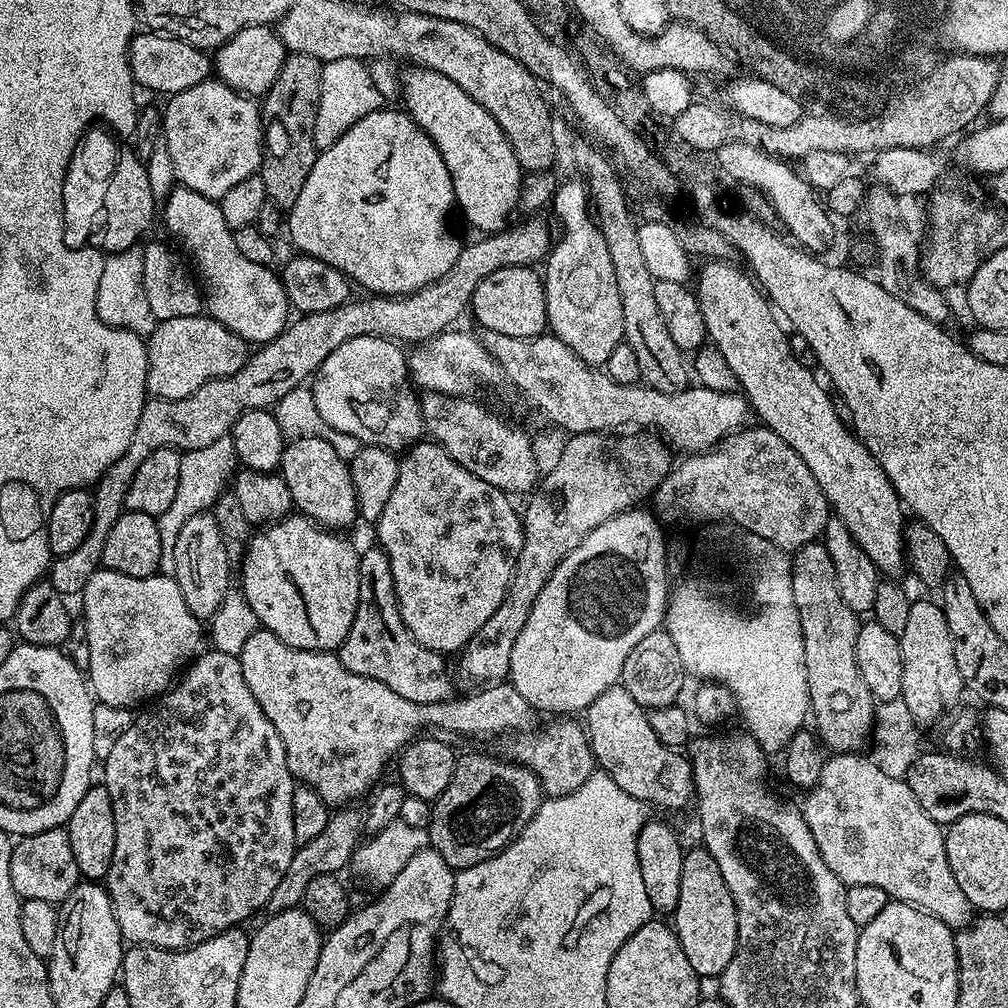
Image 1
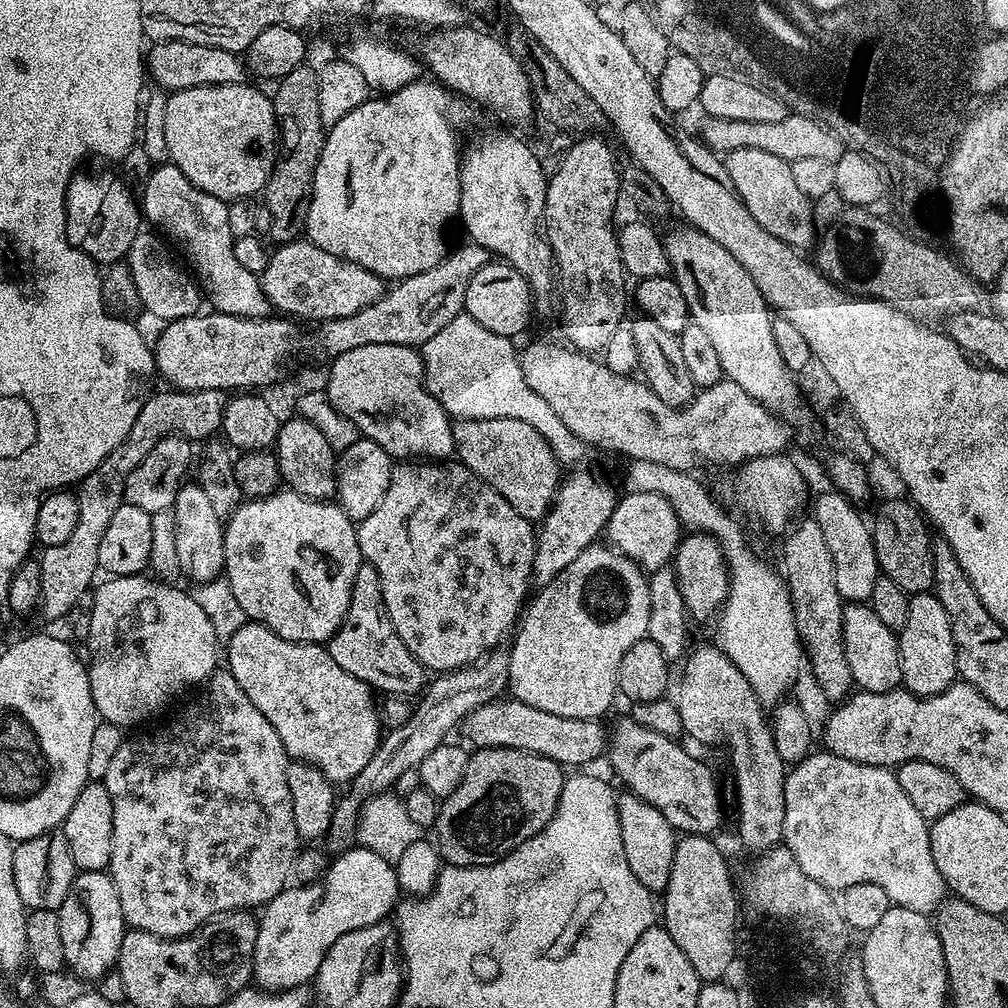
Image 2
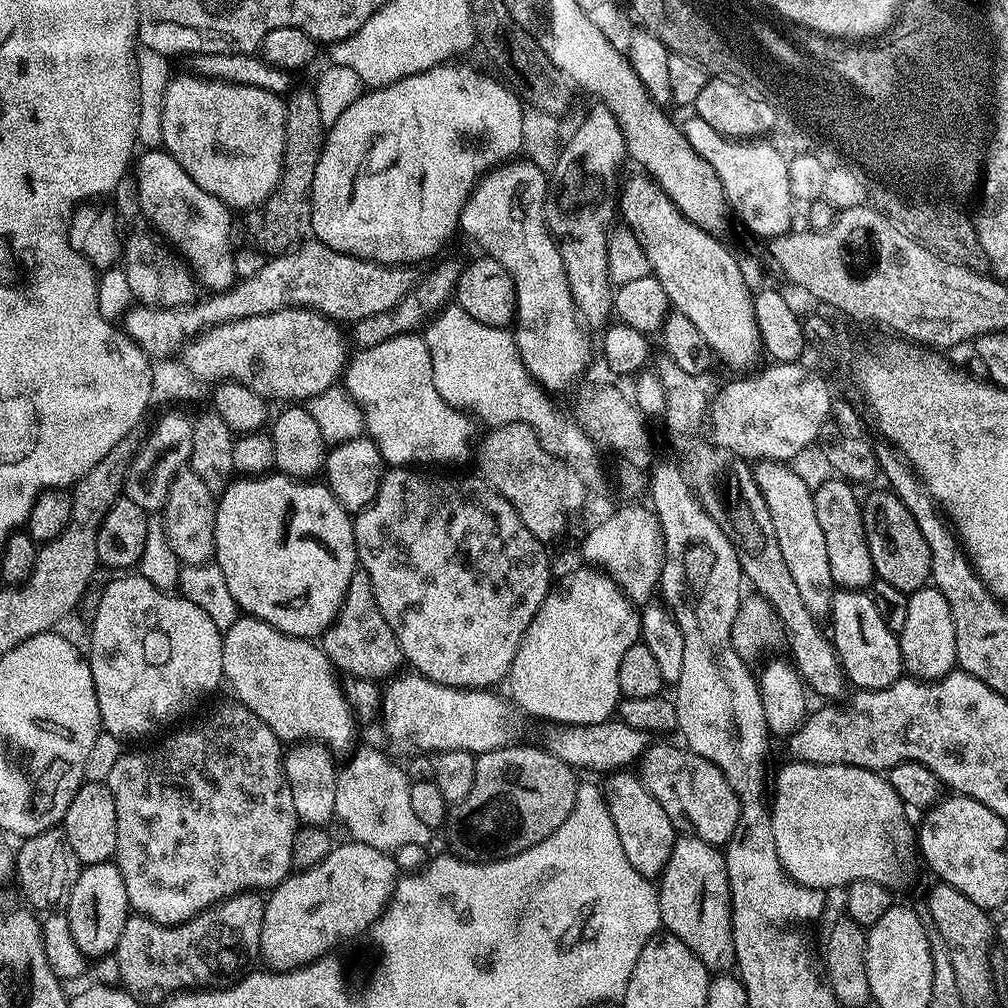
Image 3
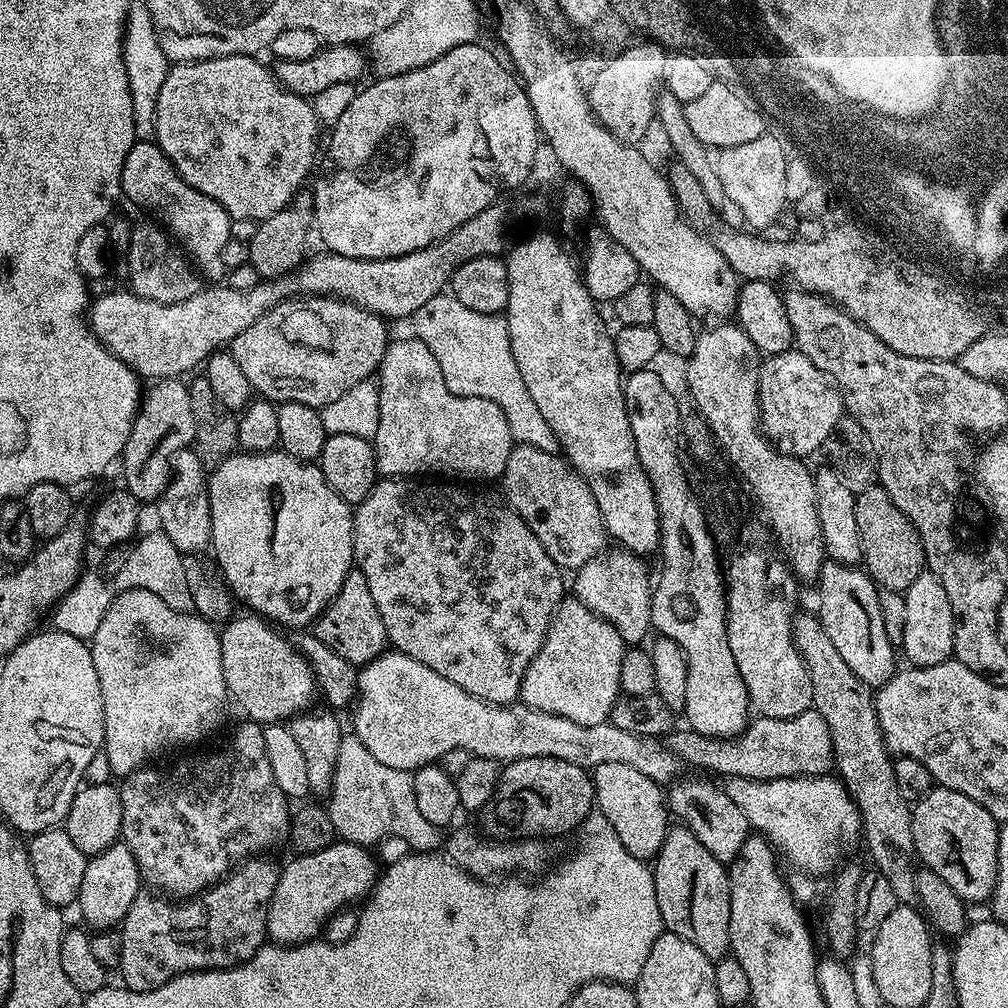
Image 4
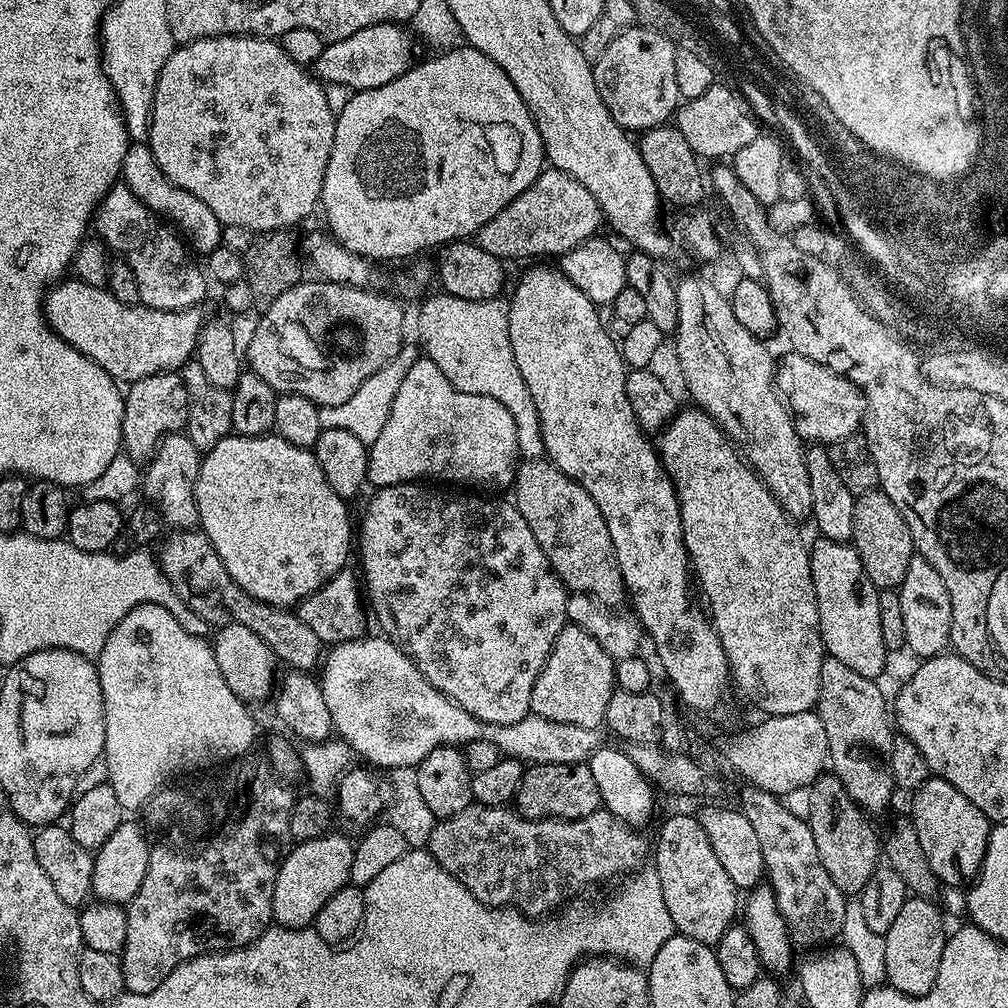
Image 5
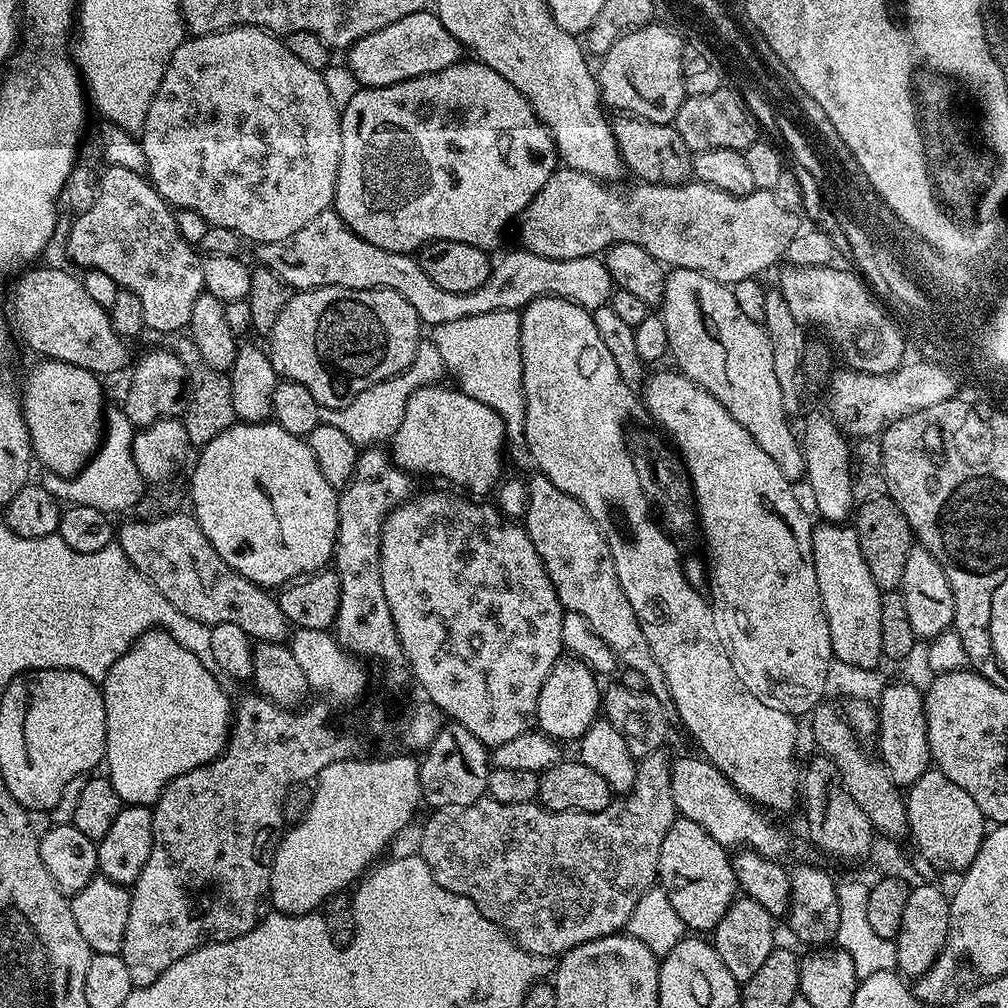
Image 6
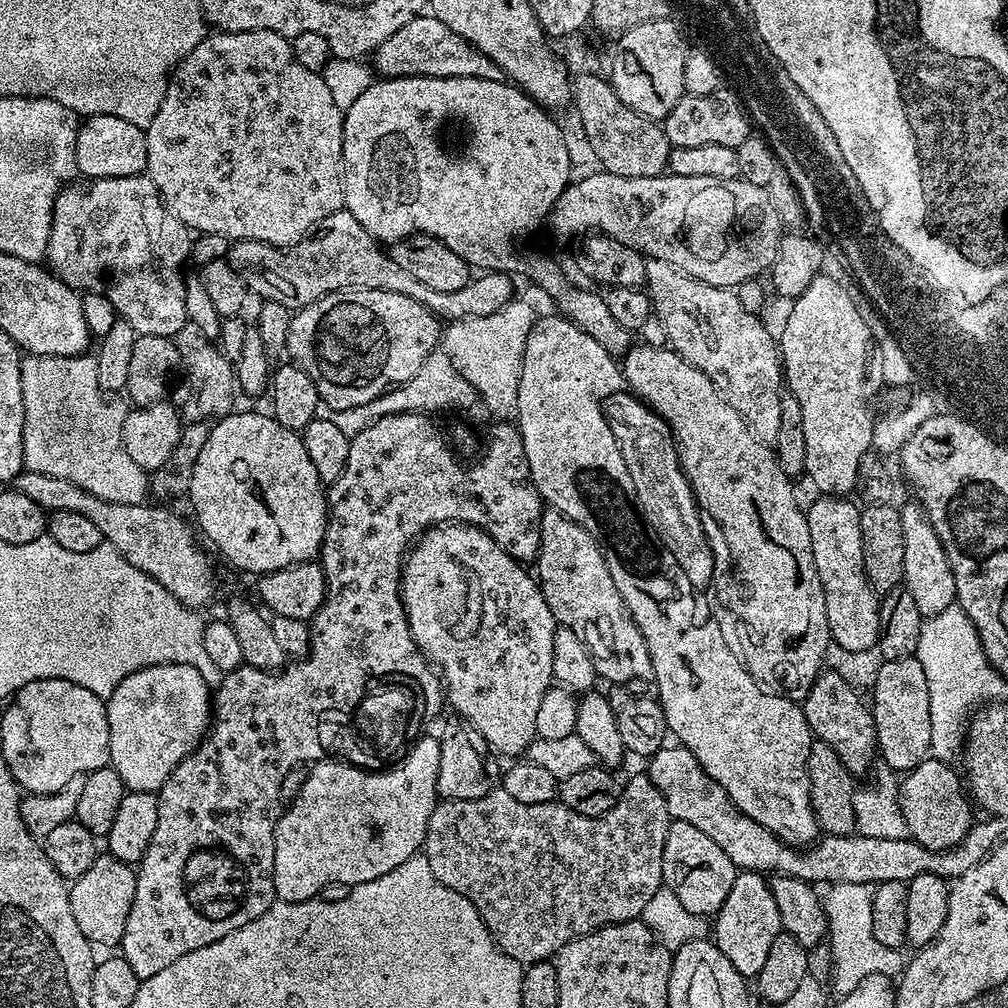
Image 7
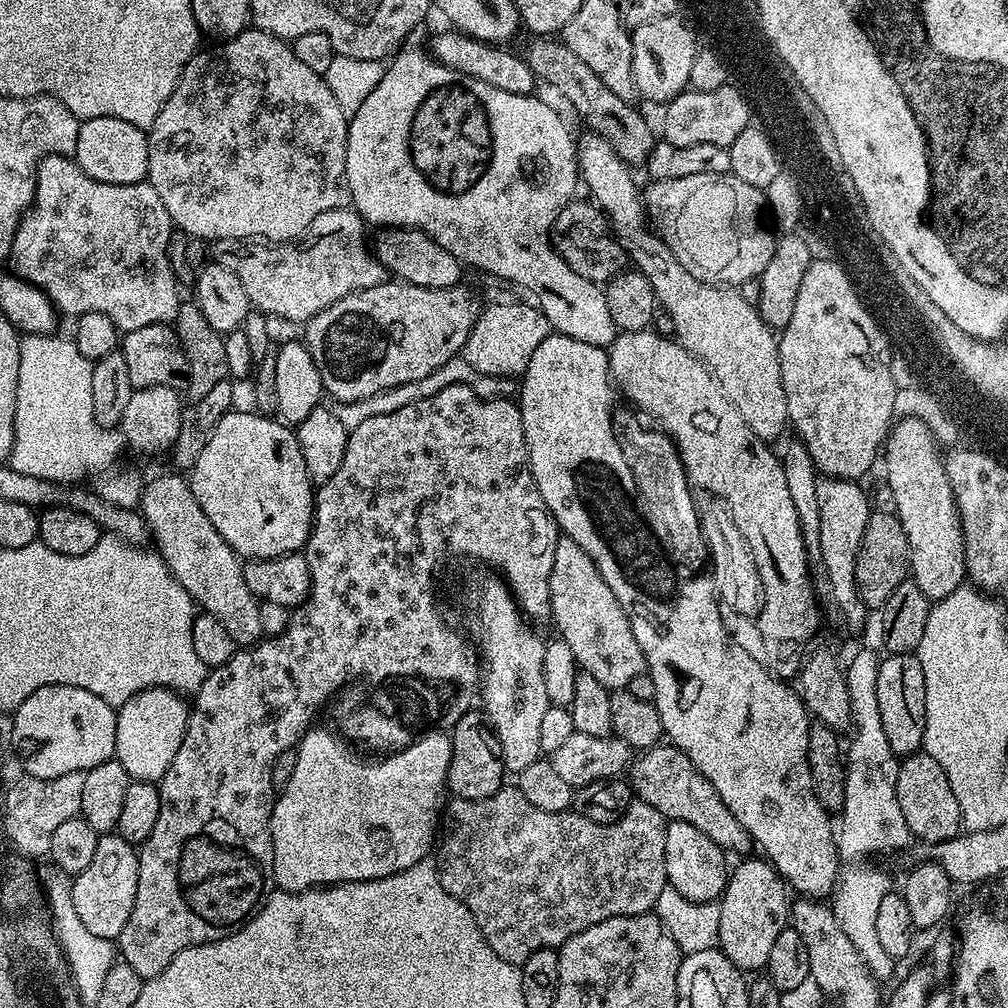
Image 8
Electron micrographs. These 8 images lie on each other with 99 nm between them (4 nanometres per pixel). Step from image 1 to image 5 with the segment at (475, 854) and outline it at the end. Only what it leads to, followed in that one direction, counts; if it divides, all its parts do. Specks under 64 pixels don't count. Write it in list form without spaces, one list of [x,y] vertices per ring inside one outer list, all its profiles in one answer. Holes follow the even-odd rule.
[[[587,763],[583,764],[533,764],[525,767],[524,777],[516,791],[515,811],[532,820],[577,820],[592,816],[601,811],[600,791],[594,783],[594,774],[590,774]]]

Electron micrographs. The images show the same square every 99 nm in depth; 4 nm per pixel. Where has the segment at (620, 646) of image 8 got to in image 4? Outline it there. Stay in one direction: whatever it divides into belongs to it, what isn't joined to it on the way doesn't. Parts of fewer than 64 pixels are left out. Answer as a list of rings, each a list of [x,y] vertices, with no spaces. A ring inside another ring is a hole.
[[[516,444],[506,462],[506,470],[502,477],[503,484],[505,492],[503,495],[506,497],[508,507],[517,512],[522,518],[522,522],[526,522],[526,526],[530,526],[530,530],[534,530],[534,538],[538,538],[538,542],[542,542],[546,554],[550,558],[554,558],[554,562],[560,569],[581,568],[586,566],[586,562],[590,562],[595,556],[599,556],[605,551],[606,533],[604,519],[598,510],[598,502],[594,498],[590,486],[580,477],[579,472],[573,470],[563,455],[538,450],[529,444]]]

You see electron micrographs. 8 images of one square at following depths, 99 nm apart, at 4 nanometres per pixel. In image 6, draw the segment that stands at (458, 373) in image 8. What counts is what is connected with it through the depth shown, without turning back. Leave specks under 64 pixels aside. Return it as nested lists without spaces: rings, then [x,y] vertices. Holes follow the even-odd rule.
[[[431,338],[421,339],[414,354],[414,362],[410,362],[406,370],[402,370],[394,378],[386,378],[370,386],[370,390],[362,390],[362,394],[358,394],[358,398],[354,398],[346,406],[321,408],[320,422],[342,430],[342,434],[346,434],[346,438],[350,438],[350,442],[354,442],[357,449],[383,445],[391,441],[398,426],[402,426],[402,418],[406,414],[406,402],[410,402],[410,398],[420,388],[443,381],[445,376],[442,354],[438,354],[438,346]]]

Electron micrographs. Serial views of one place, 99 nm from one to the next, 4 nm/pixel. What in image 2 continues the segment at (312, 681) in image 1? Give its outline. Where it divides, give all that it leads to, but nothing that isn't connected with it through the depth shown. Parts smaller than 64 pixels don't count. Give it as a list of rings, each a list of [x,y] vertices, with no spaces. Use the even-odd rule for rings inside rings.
[[[247,622],[226,642],[228,648],[227,671],[234,674],[234,682],[242,686],[246,698],[262,710],[266,722],[274,726],[282,746],[293,761],[312,764],[333,785],[344,786],[356,777],[358,770],[374,758],[374,750],[380,745],[380,712],[376,709],[377,697],[366,682],[346,674],[334,658],[330,658],[324,644],[299,644],[274,634],[265,624]],[[515,698],[491,700],[478,710],[471,712],[462,721],[462,732],[465,732],[476,748],[521,748],[534,754],[542,754],[561,766],[568,764],[588,764],[605,755],[610,744],[610,736],[600,725],[599,719],[583,720],[582,718],[562,718]]]

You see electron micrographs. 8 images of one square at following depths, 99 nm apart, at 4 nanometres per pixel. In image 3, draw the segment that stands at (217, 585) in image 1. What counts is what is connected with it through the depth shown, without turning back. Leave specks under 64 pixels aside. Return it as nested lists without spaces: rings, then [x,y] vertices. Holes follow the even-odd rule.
[[[191,467],[180,469],[162,509],[162,523],[170,550],[174,550],[181,565],[207,564],[213,559],[216,550],[216,502],[217,497],[206,486],[206,482],[192,472]]]

